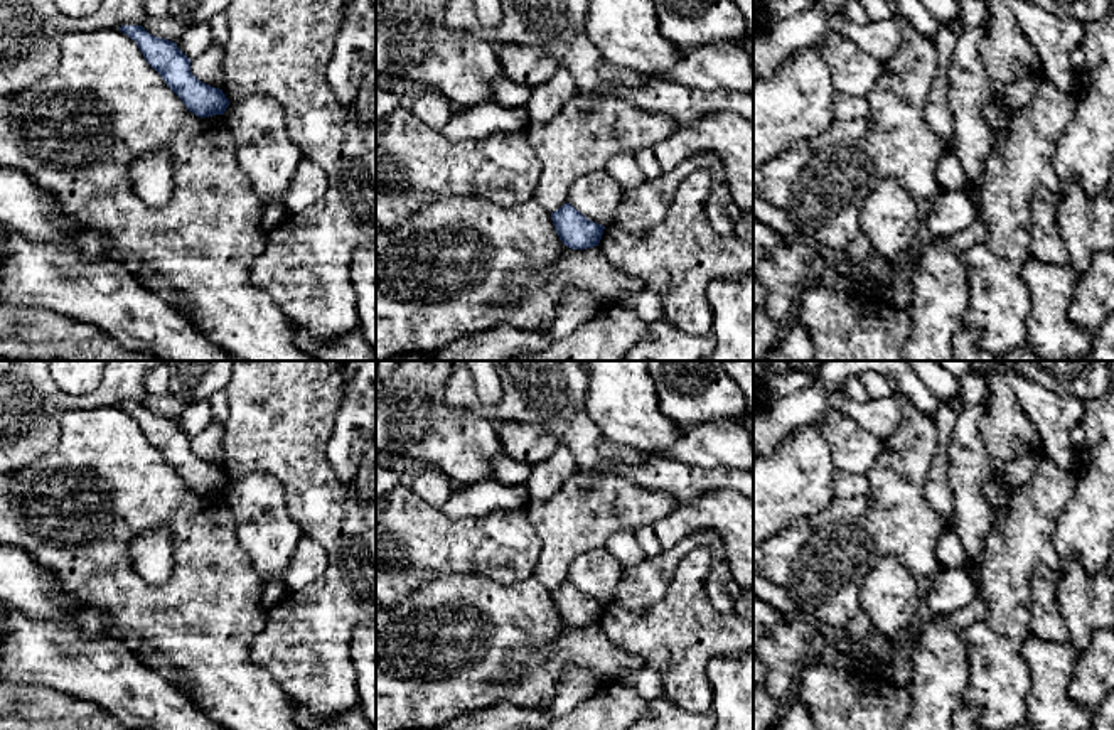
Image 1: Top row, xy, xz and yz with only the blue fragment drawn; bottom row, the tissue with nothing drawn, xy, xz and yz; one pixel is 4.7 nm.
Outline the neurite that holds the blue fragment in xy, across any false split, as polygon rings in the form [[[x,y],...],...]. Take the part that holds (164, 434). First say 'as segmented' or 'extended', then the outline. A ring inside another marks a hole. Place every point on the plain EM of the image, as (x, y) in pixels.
as segmented | [[[121,403],[118,406],[137,420],[145,438],[162,454],[190,491],[201,496],[224,492],[229,477],[222,467],[199,459],[190,448],[190,437],[175,420],[155,415],[142,403]]]

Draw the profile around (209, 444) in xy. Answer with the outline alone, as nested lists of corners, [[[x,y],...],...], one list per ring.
[[[212,420],[201,433],[190,438],[190,448],[199,459],[222,467],[226,457],[224,425]]]

